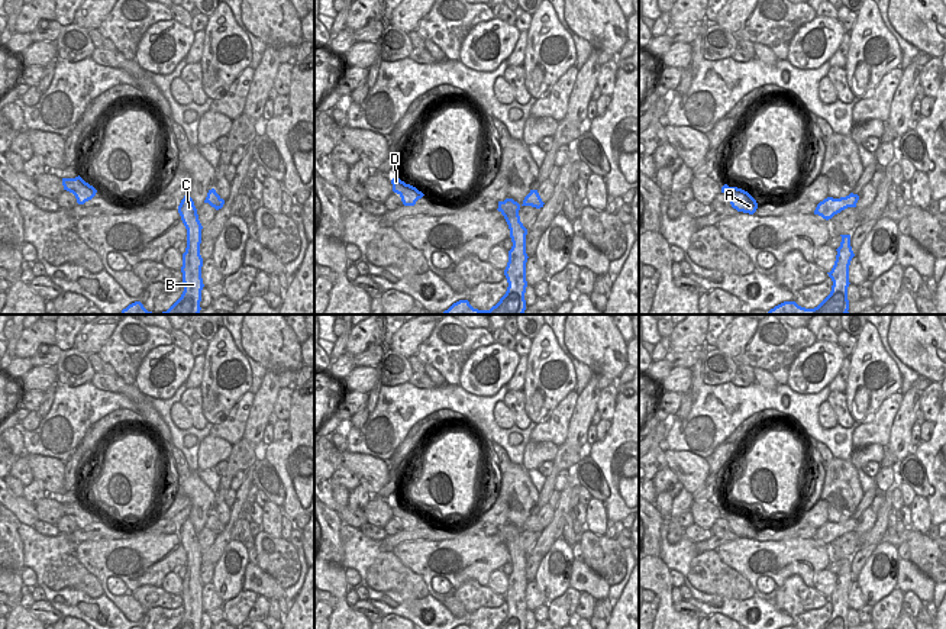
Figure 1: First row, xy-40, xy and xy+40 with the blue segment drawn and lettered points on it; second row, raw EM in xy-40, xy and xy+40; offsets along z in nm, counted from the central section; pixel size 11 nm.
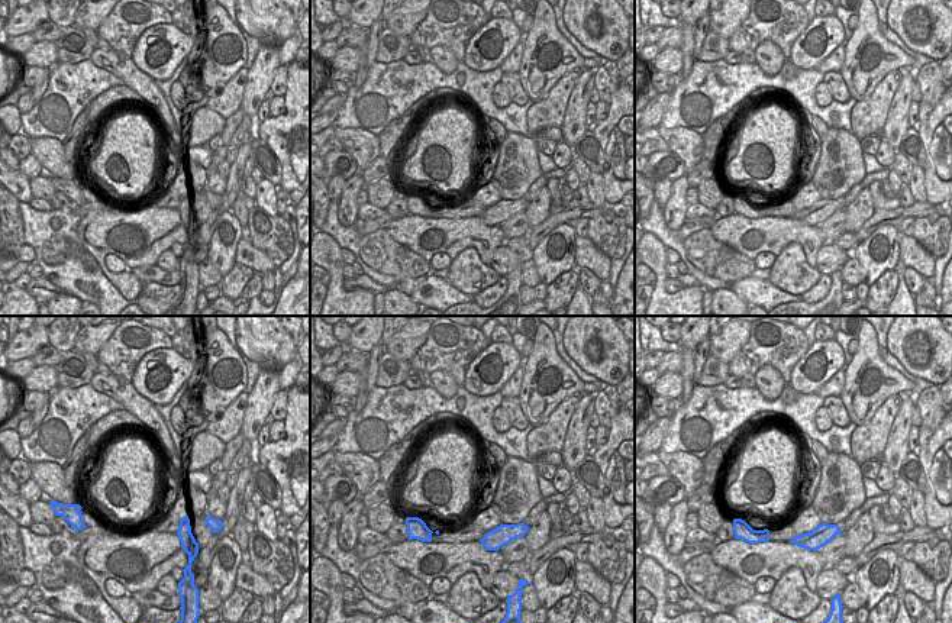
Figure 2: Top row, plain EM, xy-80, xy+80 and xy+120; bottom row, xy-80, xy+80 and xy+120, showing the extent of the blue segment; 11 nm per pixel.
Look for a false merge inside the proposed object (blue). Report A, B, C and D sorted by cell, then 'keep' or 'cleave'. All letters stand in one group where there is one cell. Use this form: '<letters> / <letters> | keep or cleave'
A D / B C | cleave

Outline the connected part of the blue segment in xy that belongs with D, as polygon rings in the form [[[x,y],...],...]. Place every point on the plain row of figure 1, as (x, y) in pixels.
[[[398,501],[391,504],[393,516],[401,522],[404,530],[414,530],[419,523],[424,519],[419,516],[416,512],[406,509]]]

